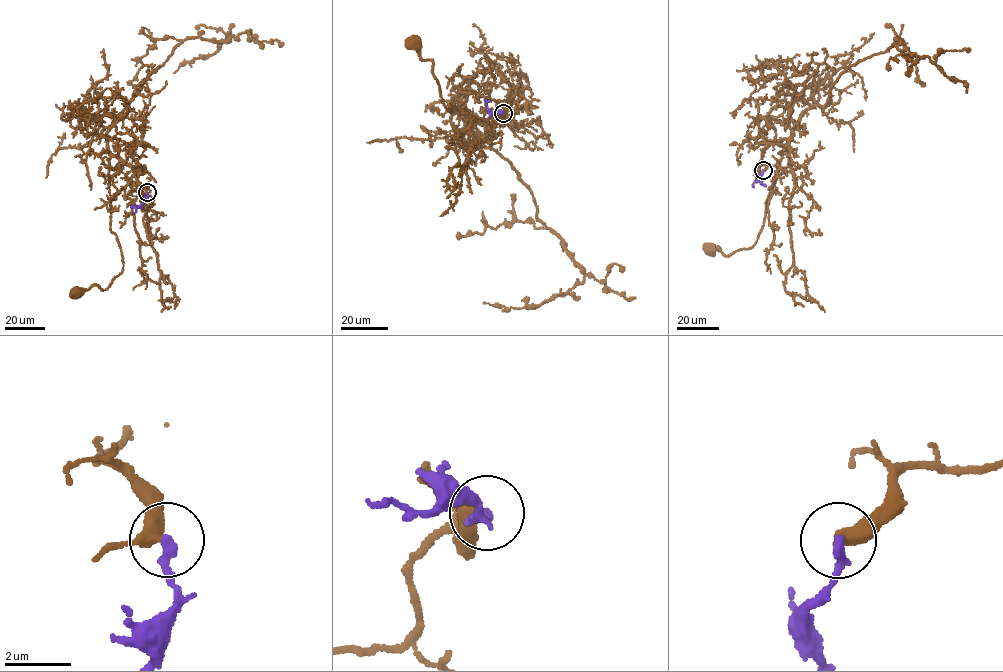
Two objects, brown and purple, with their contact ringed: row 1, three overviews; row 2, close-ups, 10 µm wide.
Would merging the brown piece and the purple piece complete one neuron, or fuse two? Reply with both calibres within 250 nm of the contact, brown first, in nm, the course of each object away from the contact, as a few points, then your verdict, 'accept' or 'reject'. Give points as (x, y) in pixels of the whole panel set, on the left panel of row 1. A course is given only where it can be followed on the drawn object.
340/320 nm | brown via (147, 192), (133, 169), (110, 158), (110, 228), (122, 268), (104, 290), (93, 284), (76, 293) | purple via (147, 192), (145, 201), (138, 208), (132, 206), (136, 209), (133, 212) | accept

